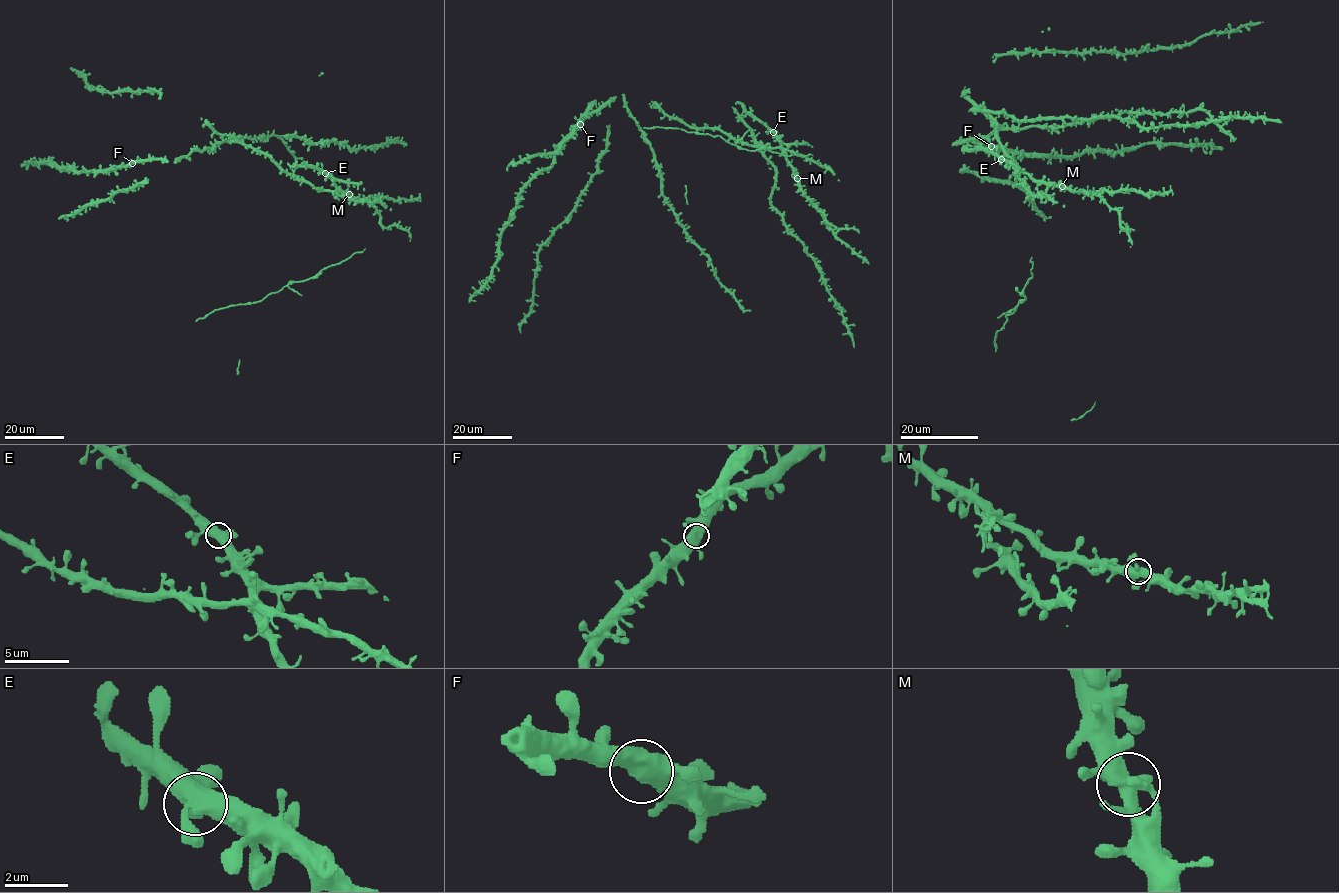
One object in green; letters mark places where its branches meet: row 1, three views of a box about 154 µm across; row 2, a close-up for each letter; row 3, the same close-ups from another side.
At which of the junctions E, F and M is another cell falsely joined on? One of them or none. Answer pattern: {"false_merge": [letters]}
{"false_merge": []}

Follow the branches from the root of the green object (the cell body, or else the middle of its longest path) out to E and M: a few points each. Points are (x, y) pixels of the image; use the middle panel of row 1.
E: (733, 139), (748, 145), (782, 147), (783, 150), (773, 132)
M: (733, 139), (748, 145), (782, 147), (797, 178)

